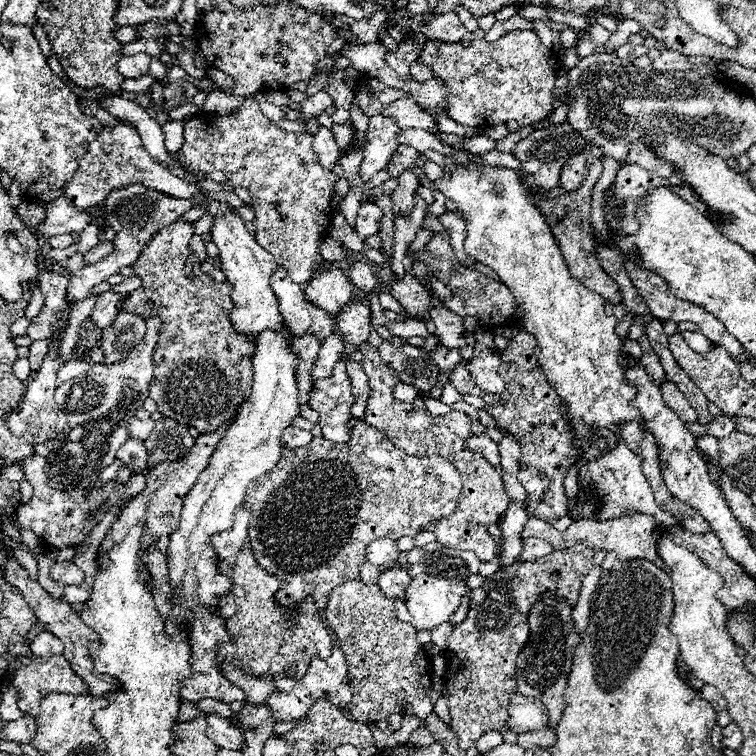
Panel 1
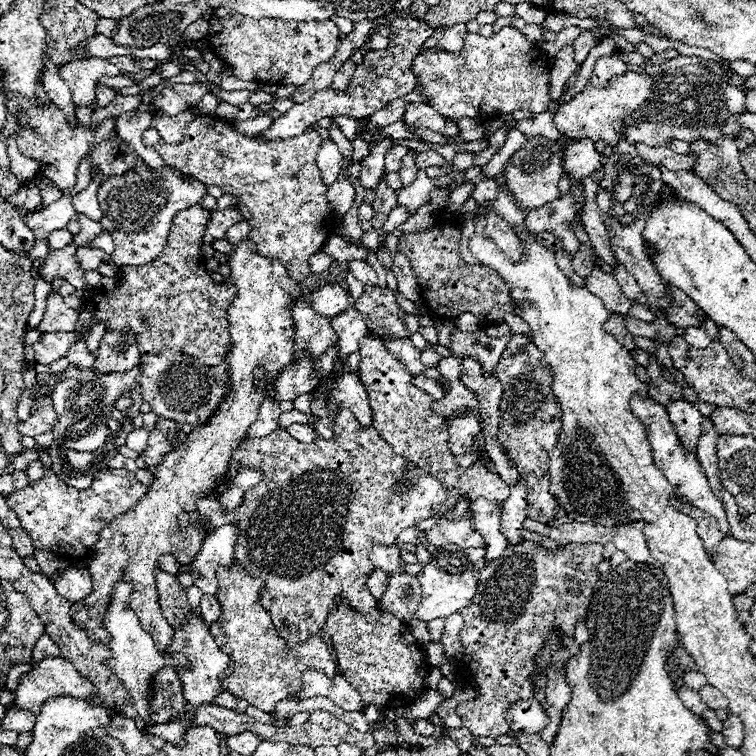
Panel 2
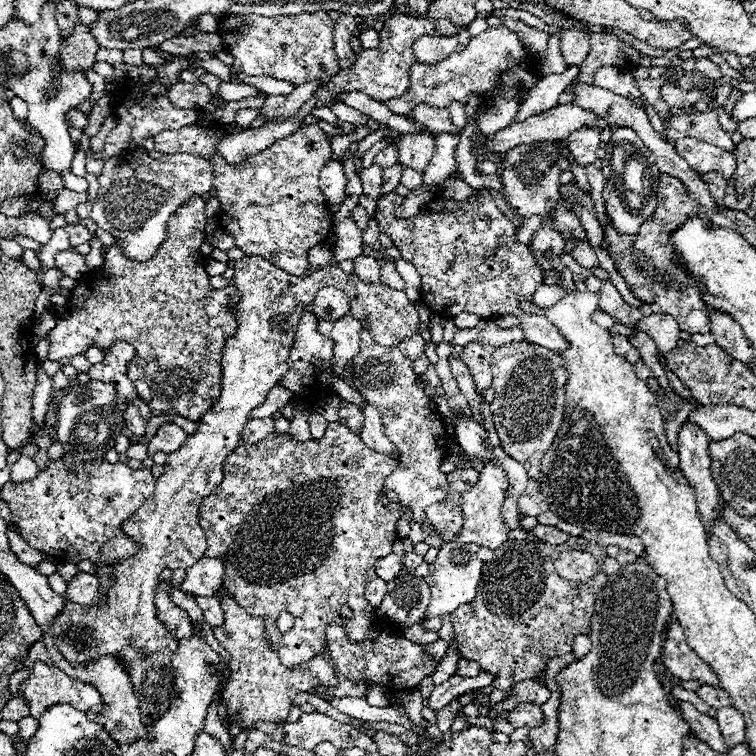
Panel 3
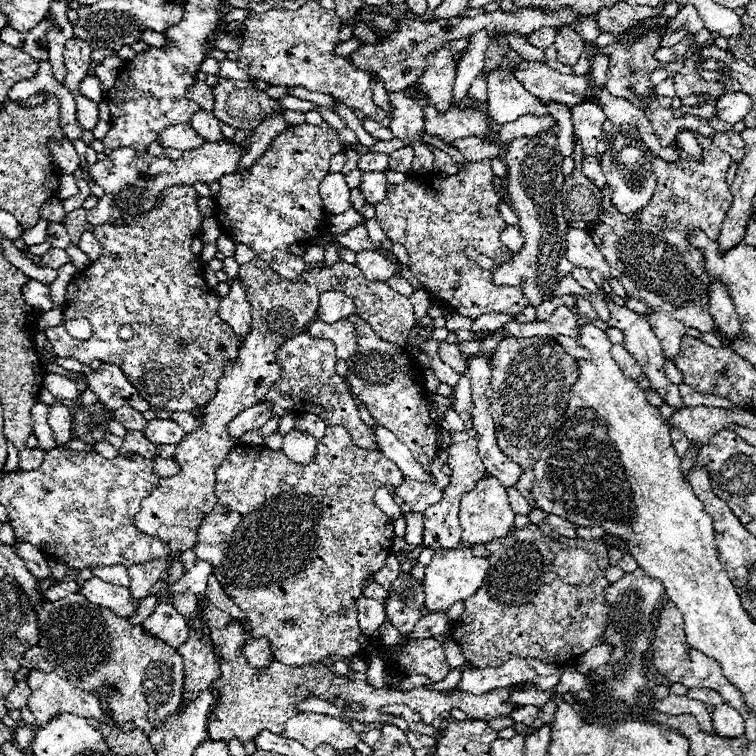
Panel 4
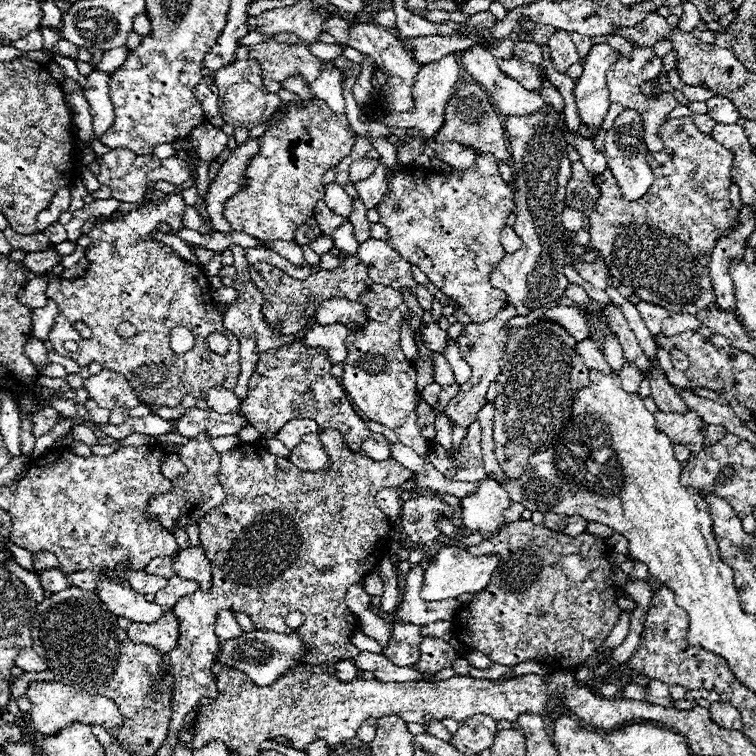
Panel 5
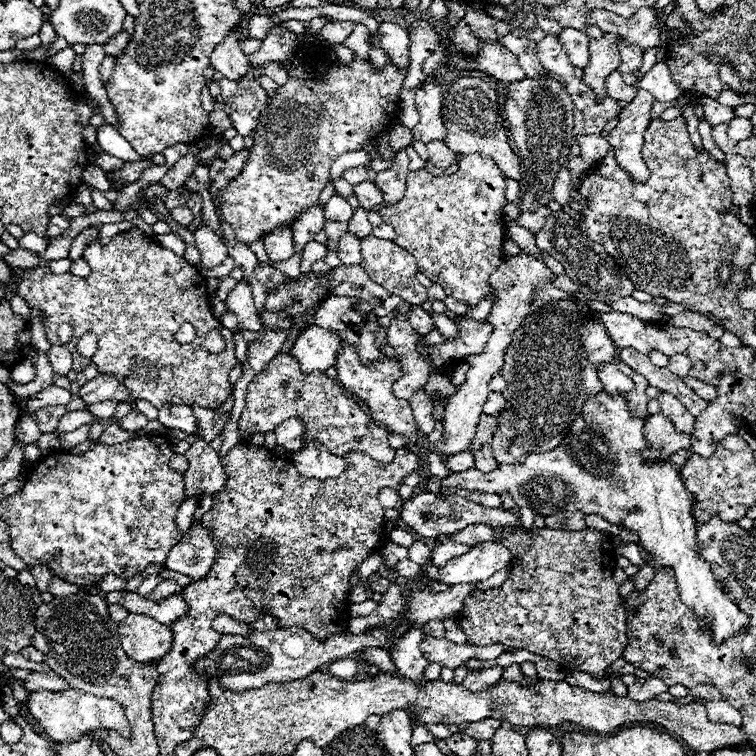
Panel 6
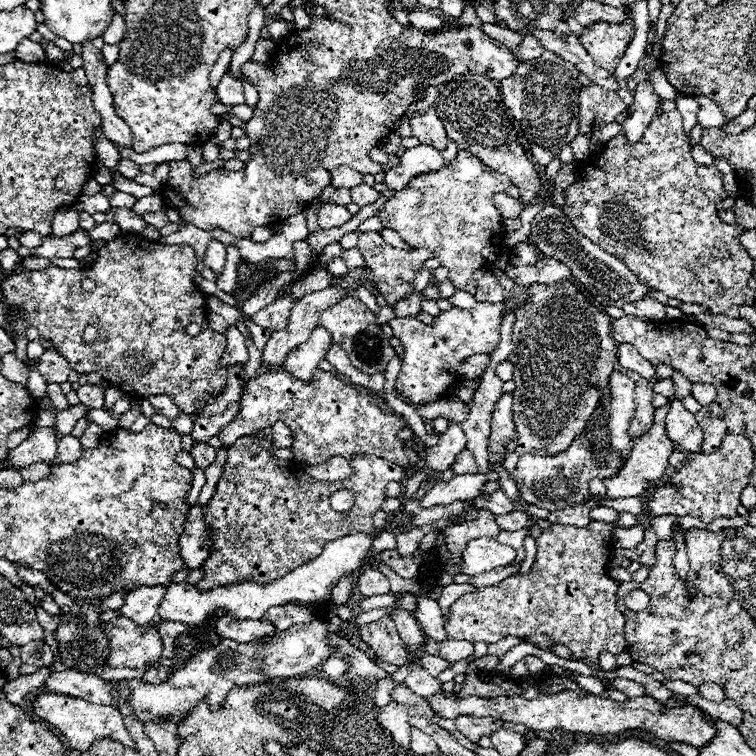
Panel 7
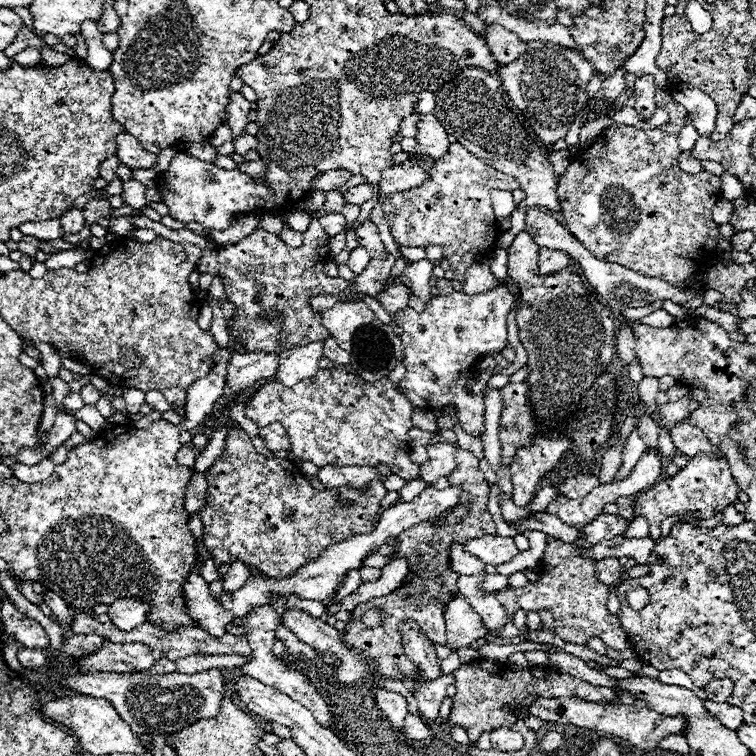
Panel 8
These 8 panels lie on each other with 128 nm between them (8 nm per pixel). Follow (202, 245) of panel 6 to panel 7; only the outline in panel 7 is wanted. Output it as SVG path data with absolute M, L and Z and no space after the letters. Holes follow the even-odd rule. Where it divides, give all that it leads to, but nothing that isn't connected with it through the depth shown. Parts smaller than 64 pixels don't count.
M212 240L206 250L204 262L206 262L206 268L210 268L212 272L216 272L216 276L220 276L224 270L224 262L226 262L226 246L218 240Z

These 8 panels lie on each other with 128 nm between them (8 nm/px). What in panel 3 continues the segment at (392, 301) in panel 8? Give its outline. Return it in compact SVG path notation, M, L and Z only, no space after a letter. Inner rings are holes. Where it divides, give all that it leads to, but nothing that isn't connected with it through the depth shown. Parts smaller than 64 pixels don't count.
M450 356L448 362L450 362L450 372L452 372L454 380L458 382L460 392L466 396L468 404L472 406L472 410L474 410L476 414L480 414L480 410L478 410L478 408L480 408L480 400L492 402L492 400L494 400L494 390L490 388L490 390L486 390L482 396L478 396L478 392L476 392L476 388L474 388L474 382L472 382L470 368L462 362L462 358L454 358L454 356Z

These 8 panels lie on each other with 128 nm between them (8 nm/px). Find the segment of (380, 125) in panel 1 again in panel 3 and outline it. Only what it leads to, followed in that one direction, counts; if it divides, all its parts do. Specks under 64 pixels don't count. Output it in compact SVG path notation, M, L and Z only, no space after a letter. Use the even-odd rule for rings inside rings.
M506 26L498 28L488 28L480 36L472 38L468 46L460 52L450 54L436 66L426 66L426 64L414 64L410 76L412 84L402 98L394 98L386 102L386 106L394 114L406 115L418 104L430 104L430 106L450 106L452 100L460 100L462 104L468 102L470 92L480 92L482 96L496 96L498 92L504 92L506 96L518 94L522 100L526 98L528 90L534 88L536 80L532 76L532 68L536 72L536 58L524 50L522 42L516 38L512 30ZM370 166L360 172L360 180L364 186L364 194L370 196L372 200L380 198L382 192L382 168L380 166Z

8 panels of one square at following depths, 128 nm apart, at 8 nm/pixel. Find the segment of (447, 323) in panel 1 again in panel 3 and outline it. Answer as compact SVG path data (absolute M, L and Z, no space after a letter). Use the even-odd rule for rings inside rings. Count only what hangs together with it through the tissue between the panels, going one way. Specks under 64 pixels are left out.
M470 342L470 346L464 346L462 360L472 370L472 378L474 378L474 386L476 386L478 394L482 394L484 390L490 388L490 382L492 382L492 372L490 372L492 352L494 352L492 346L482 346L478 342Z

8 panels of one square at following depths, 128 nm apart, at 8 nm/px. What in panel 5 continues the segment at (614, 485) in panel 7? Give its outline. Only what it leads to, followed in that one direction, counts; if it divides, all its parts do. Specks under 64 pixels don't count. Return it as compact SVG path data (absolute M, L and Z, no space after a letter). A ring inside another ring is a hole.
M654 412L656 430L670 436L672 444L684 444L692 454L702 450L700 426L704 424L698 414L676 414L676 412Z

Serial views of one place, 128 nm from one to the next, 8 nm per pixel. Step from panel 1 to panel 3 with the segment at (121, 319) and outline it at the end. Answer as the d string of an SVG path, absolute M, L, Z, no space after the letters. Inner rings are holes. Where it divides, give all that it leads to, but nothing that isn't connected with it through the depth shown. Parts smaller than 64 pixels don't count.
M116 342L104 356L104 362L94 364L88 372L88 376L92 380L100 380L106 382L110 386L114 386L116 390L116 402L126 402L126 404L134 404L138 400L138 394L134 390L134 384L128 380L126 376L126 362L134 358L134 348L128 342Z

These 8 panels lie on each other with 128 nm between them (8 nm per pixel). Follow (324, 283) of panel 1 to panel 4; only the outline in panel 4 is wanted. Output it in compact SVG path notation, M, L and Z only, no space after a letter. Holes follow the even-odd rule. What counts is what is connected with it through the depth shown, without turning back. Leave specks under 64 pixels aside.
M324 292L320 296L318 318L326 324L354 316L354 302L344 292Z

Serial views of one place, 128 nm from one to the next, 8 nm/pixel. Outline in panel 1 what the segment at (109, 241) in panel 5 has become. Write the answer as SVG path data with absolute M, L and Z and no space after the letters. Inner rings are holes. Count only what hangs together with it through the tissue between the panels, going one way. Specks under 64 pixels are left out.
M178 220L154 236L154 242L146 250L142 250L138 262L134 262L134 276L142 278L142 288L130 292L126 300L118 306L122 312L130 312L146 318L160 318L164 328L158 334L158 342L154 348L154 378L150 382L148 396L158 404L158 412L162 416L174 418L184 426L192 426L198 432L212 432L222 422L230 420L240 404L250 396L252 386L252 354L256 344L252 338L238 334L230 324L230 310L234 308L230 292L230 282L216 282L210 274L200 270L200 264L192 264L192 276L184 274L184 264L188 262L188 242L194 236L194 222ZM40 338L40 340L34 340L34 342L32 342L32 346L30 346L30 356L28 356L32 370L38 370L38 368L42 366L42 362L44 362L48 350L50 350L50 342L52 342L50 338Z

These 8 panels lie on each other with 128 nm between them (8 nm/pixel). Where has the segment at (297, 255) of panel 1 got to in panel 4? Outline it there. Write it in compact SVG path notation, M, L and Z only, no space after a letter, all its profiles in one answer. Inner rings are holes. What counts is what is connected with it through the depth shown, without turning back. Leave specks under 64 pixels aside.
M326 122L312 126L312 124L298 124L298 126L288 126L284 132L280 132L268 150L260 156L260 160L242 174L227 174L222 176L220 182L220 192L216 196L216 220L220 226L228 232L228 236L240 244L246 244L256 252L256 258L264 260L268 266L272 266L274 272L278 272L282 278L298 278L304 270L306 264L302 258L294 256L288 252L288 246L294 242L304 242L316 238L320 232L326 230L324 222L324 206L322 206L322 196L320 196L320 184L328 174L328 166L334 154L344 152L346 146L340 142L338 132L328 126ZM178 124L178 126L168 126L160 136L158 144L164 148L178 148L178 150L194 150L196 146L204 144L204 140L192 130L190 124Z

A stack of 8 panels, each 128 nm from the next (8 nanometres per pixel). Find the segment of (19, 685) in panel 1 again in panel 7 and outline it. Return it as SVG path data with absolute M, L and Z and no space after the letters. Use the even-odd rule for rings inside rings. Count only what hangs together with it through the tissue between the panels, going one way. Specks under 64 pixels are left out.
M40 694L34 702L34 712L44 718L46 722L54 724L58 730L62 730L66 744L74 750L80 752L88 752L90 746L96 740L114 740L120 742L124 748L134 748L134 740L130 738L122 714L118 712L118 708L114 706L102 706L102 704L92 704L88 700L82 698L74 698L74 696L64 696L64 694Z

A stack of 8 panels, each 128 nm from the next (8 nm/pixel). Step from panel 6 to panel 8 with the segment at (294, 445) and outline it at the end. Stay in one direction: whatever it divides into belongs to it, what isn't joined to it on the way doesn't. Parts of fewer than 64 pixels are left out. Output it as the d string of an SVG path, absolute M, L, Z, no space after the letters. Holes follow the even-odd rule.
M272 422L266 428L260 428L260 438L264 440L264 446L270 450L286 450L286 452L290 450L290 438L284 426L278 422Z

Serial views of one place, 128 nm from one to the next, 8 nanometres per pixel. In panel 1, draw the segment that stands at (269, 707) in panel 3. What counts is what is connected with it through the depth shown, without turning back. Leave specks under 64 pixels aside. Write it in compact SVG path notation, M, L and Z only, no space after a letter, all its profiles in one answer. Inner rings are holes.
M248 544L240 550L238 558L232 564L218 562L216 556L216 566L220 573L232 578L234 586L230 594L236 600L236 614L224 620L230 642L224 642L218 648L218 656L226 658L226 662L220 664L224 666L220 672L228 682L244 690L244 700L248 704L266 706L268 696L276 690L274 676L284 674L286 678L300 680L306 674L306 668L314 656L326 660L332 654L332 638L324 622L316 614L310 596L302 602L302 614L298 616L298 624L288 624L288 610L274 602L274 592L280 588L280 580L258 566Z

